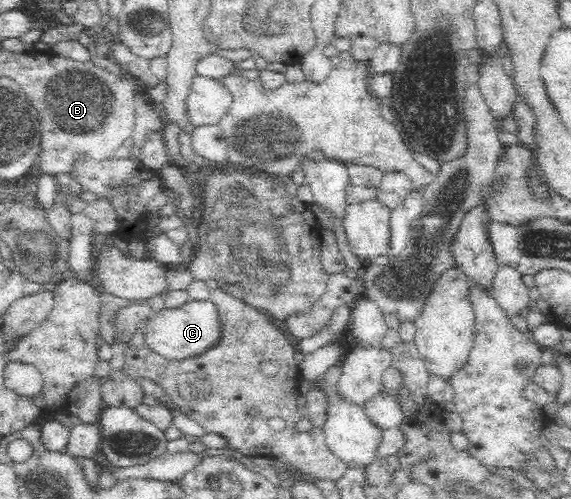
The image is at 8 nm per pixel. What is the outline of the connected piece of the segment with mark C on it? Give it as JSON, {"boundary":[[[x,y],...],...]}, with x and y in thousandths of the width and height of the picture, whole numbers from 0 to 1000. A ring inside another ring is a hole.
{"boundary":[[[333,601],[313,619],[285,619],[271,627],[249,657],[254,687],[270,705],[303,723],[324,723],[335,715],[349,715],[373,695],[380,695],[391,679],[380,615],[368,601]]]}

